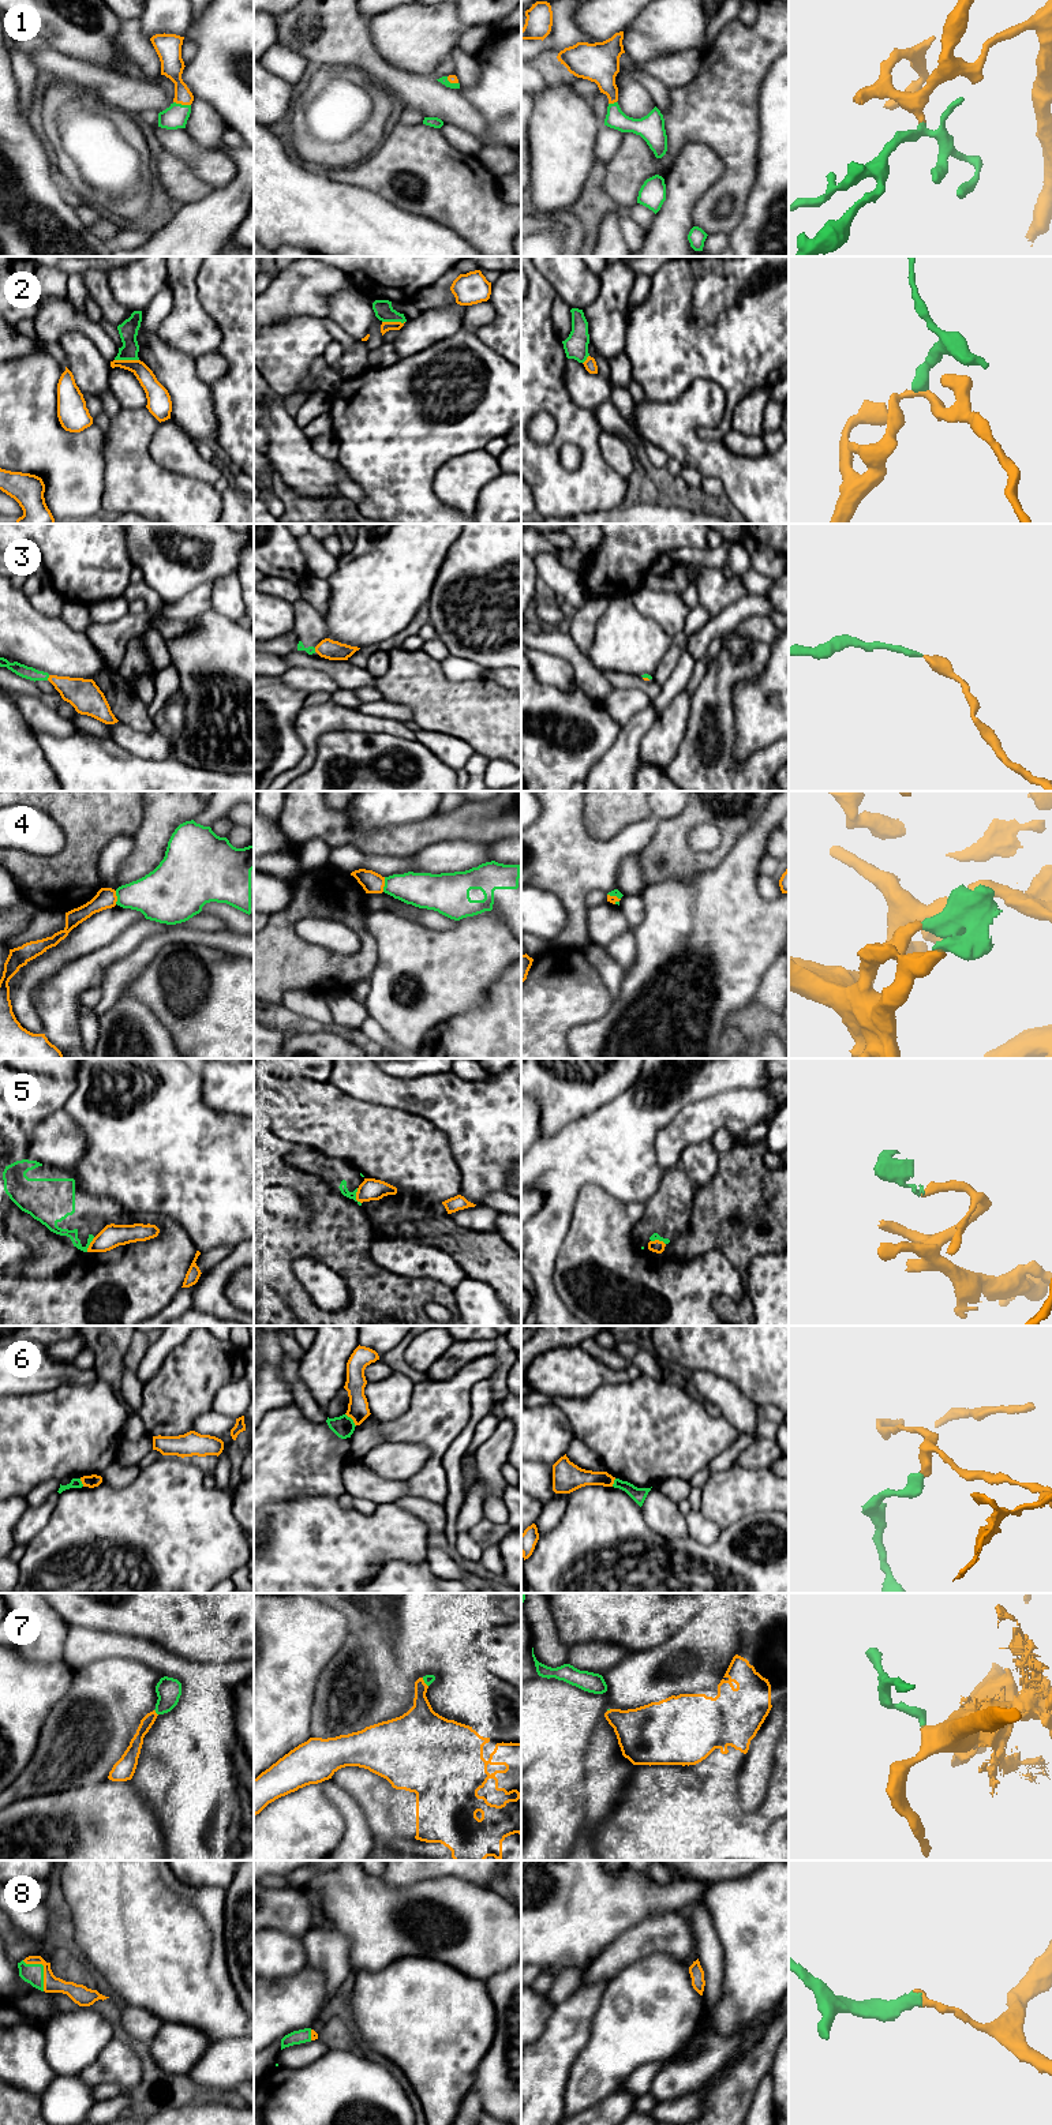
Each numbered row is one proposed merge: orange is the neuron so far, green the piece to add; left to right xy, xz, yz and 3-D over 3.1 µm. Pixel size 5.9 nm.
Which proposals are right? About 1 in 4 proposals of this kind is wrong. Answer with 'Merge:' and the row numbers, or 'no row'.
Merge: 1, 3, 8

